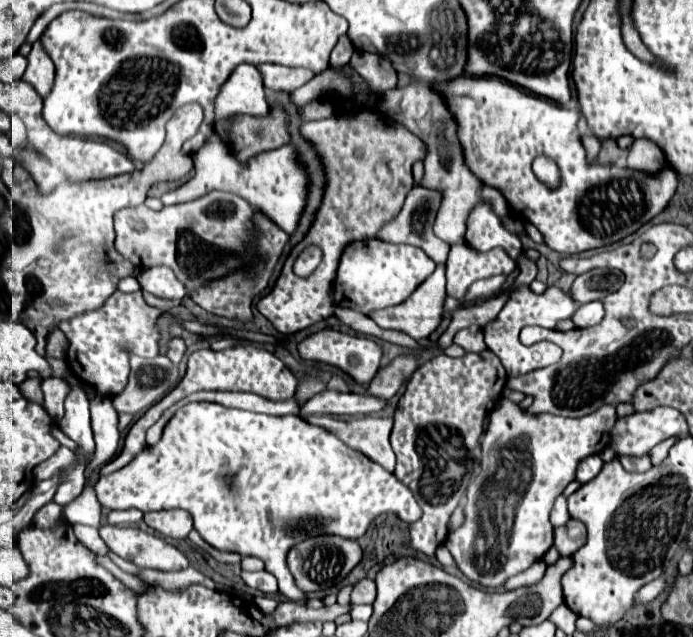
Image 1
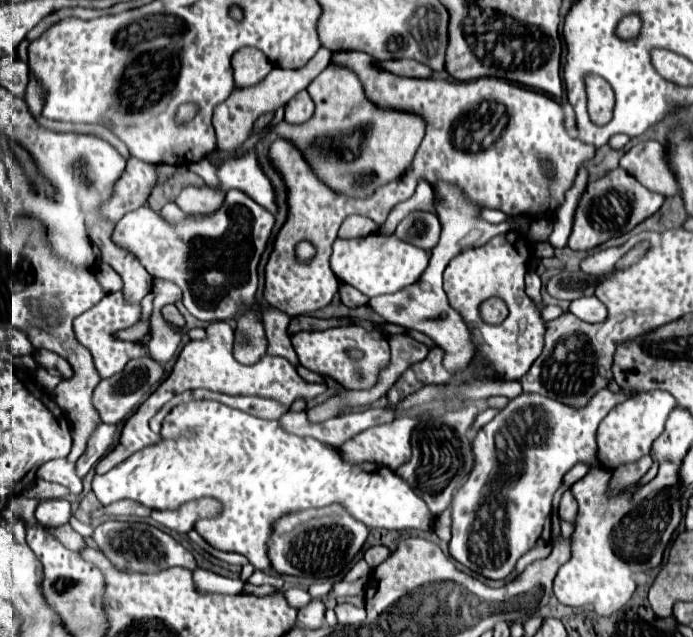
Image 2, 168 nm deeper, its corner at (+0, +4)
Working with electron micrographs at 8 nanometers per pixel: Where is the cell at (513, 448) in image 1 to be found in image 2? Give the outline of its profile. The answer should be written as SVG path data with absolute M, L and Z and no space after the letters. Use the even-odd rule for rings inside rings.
M601 389L585 409L571 409L559 401L547 399L535 393L521 393L511 399L507 407L489 421L473 441L475 467L467 483L455 493L451 503L453 515L453 537L449 543L449 553L467 569L487 577L505 579L521 555L535 547L543 531L551 531L551 501L565 473L575 463L589 463L597 457L597 427L605 415L631 395L621 391L619 395L609 389Z

